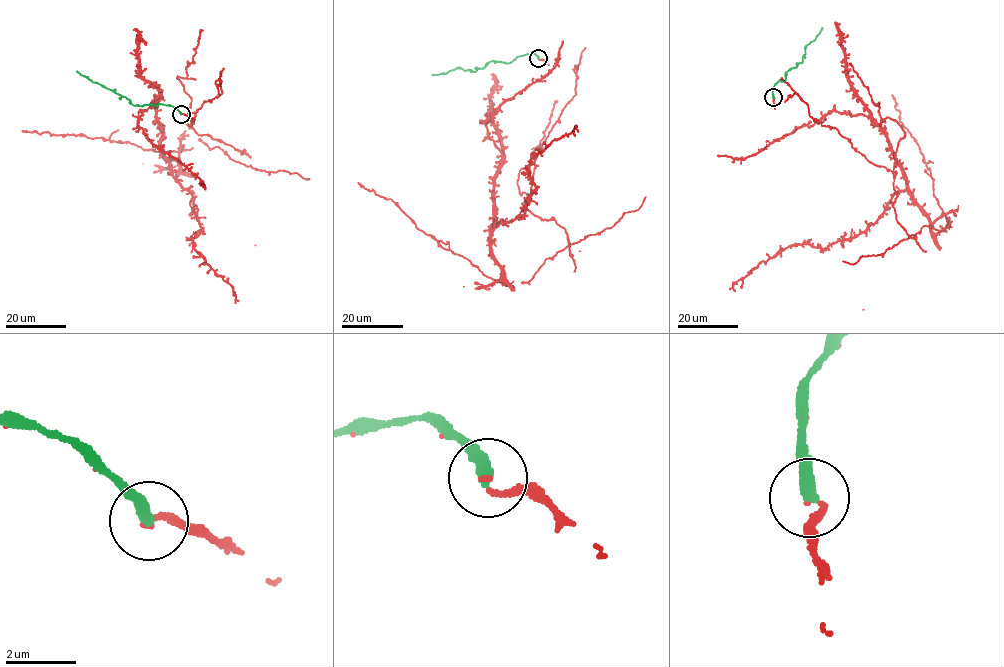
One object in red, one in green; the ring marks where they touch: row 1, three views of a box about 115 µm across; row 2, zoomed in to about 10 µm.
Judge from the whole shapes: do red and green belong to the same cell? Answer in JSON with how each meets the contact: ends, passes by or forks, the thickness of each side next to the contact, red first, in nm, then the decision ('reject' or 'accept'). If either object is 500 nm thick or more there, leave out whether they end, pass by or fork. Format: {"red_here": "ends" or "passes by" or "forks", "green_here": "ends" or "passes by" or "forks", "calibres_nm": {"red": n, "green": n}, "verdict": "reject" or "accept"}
{"red_here": "ends", "green_here": "ends", "calibres_nm": {"red": 150, "green": 360}, "verdict": "accept"}

